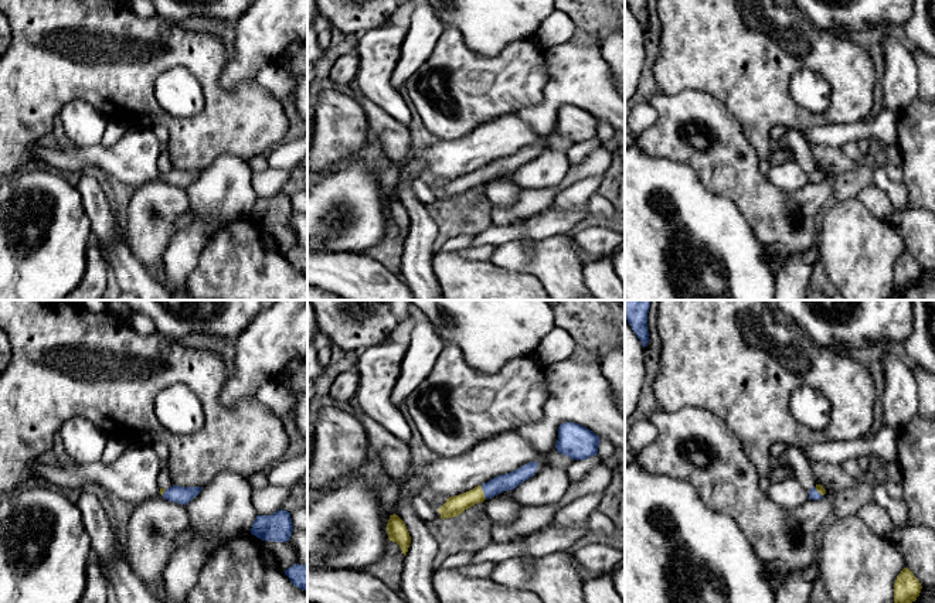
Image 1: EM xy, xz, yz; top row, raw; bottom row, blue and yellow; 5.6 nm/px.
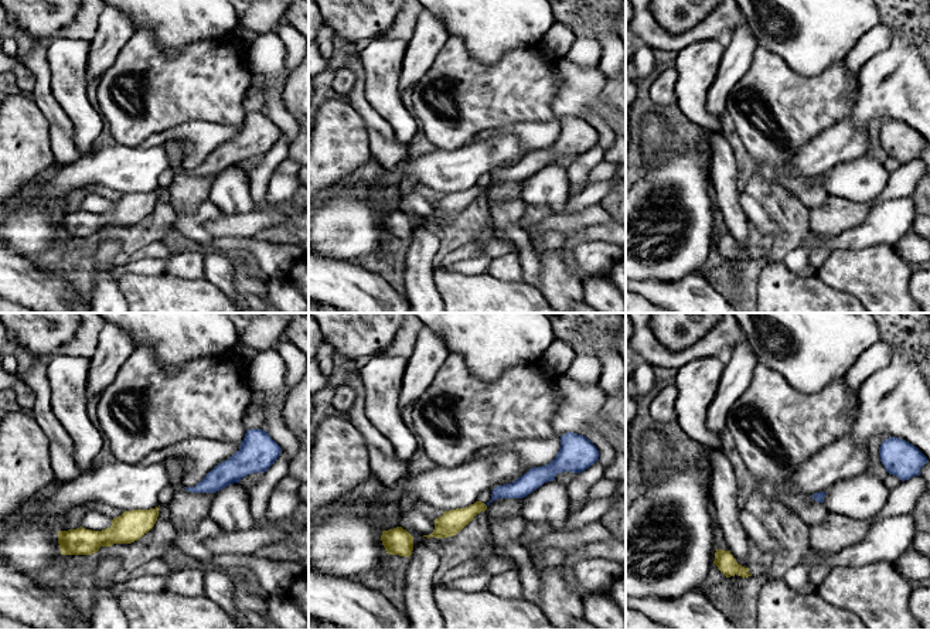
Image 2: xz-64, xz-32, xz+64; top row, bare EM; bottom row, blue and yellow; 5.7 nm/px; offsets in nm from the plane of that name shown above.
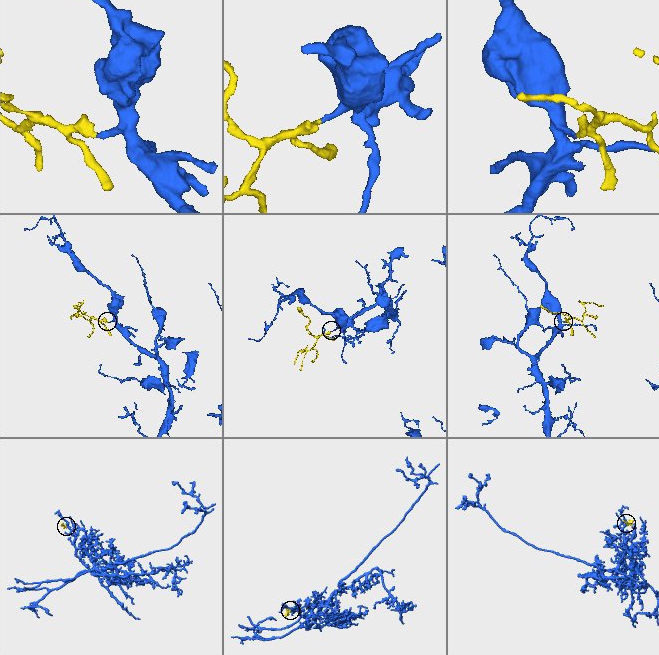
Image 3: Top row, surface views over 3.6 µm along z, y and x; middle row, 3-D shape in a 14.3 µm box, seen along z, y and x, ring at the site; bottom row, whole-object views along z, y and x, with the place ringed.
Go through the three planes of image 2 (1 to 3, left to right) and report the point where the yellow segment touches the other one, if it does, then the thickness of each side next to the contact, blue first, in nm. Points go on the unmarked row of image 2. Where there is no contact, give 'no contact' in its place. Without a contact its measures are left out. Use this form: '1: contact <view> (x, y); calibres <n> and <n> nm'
1: no contact
2: no contact
3: no contact

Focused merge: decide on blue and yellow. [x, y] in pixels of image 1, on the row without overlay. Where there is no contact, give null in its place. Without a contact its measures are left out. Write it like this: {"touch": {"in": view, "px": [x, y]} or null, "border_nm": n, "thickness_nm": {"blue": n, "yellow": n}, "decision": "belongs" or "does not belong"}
{"touch": {"in": "xz", "px": [483, 174]}, "border_nm": 90, "thickness_nm": {"blue": 100, "yellow": 110}, "decision": "belongs"}

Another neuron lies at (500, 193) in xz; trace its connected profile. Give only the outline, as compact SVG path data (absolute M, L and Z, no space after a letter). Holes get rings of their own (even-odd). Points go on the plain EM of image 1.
M494 178L483 184L484 195L493 207L507 208L517 202L521 188L510 181Z

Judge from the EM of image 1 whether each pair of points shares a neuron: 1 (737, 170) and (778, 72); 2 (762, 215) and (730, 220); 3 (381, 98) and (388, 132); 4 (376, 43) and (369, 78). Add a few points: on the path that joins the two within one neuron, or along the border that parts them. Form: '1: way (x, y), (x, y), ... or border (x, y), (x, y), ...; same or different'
1: border (730, 113), (738, 122), (744, 136), (761, 159); different
2: border (721, 194), (737, 207), (761, 247); different
3: border (360, 88), (376, 105), (407, 126); different
4: way (376, 51), (376, 70); same

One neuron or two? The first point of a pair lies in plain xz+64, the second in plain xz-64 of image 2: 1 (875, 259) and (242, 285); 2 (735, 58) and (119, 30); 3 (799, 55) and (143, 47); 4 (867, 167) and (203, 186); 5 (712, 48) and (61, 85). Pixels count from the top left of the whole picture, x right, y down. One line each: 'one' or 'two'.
1: one
2: one
3: two
4: two
5: one

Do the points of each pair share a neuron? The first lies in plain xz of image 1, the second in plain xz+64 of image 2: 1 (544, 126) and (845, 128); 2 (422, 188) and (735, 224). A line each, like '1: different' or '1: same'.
1: different
2: different

